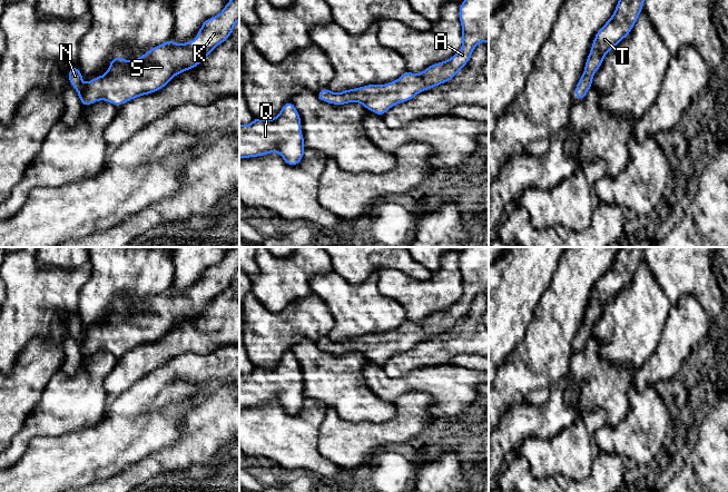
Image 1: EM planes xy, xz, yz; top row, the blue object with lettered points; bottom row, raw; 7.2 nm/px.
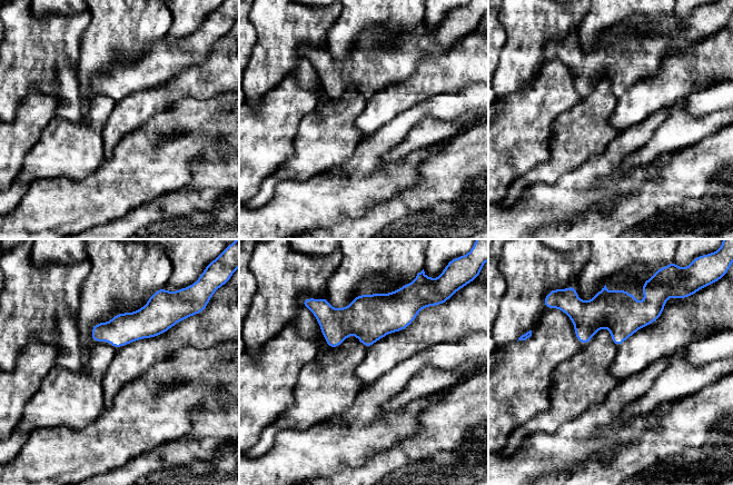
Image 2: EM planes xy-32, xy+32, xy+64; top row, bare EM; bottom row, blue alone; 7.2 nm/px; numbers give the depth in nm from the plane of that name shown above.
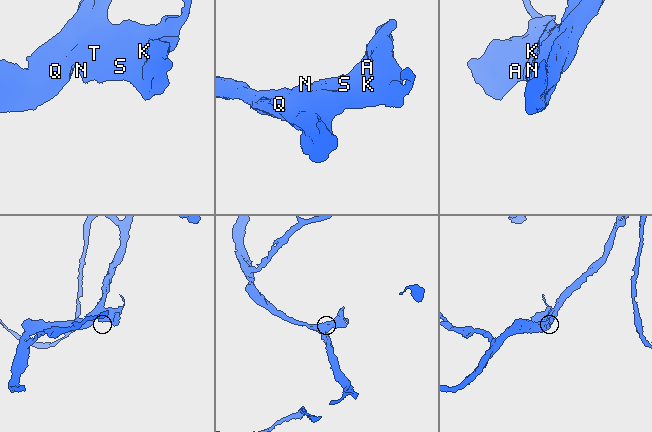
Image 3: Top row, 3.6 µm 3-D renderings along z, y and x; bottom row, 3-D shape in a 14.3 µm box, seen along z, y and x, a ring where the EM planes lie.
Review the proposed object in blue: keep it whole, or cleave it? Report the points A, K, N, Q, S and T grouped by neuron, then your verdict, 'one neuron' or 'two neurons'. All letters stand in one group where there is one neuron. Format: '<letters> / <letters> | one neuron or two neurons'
A K N Q S T | one neuron

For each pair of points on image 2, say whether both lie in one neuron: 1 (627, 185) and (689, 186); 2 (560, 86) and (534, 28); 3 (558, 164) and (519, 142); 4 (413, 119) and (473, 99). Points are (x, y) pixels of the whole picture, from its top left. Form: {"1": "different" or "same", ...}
{"1": "different", "2": "different", "3": "different", "4": "same"}

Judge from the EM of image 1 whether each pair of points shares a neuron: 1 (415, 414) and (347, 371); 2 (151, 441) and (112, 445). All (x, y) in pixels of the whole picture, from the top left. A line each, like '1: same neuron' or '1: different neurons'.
1: different neurons
2: same neuron

